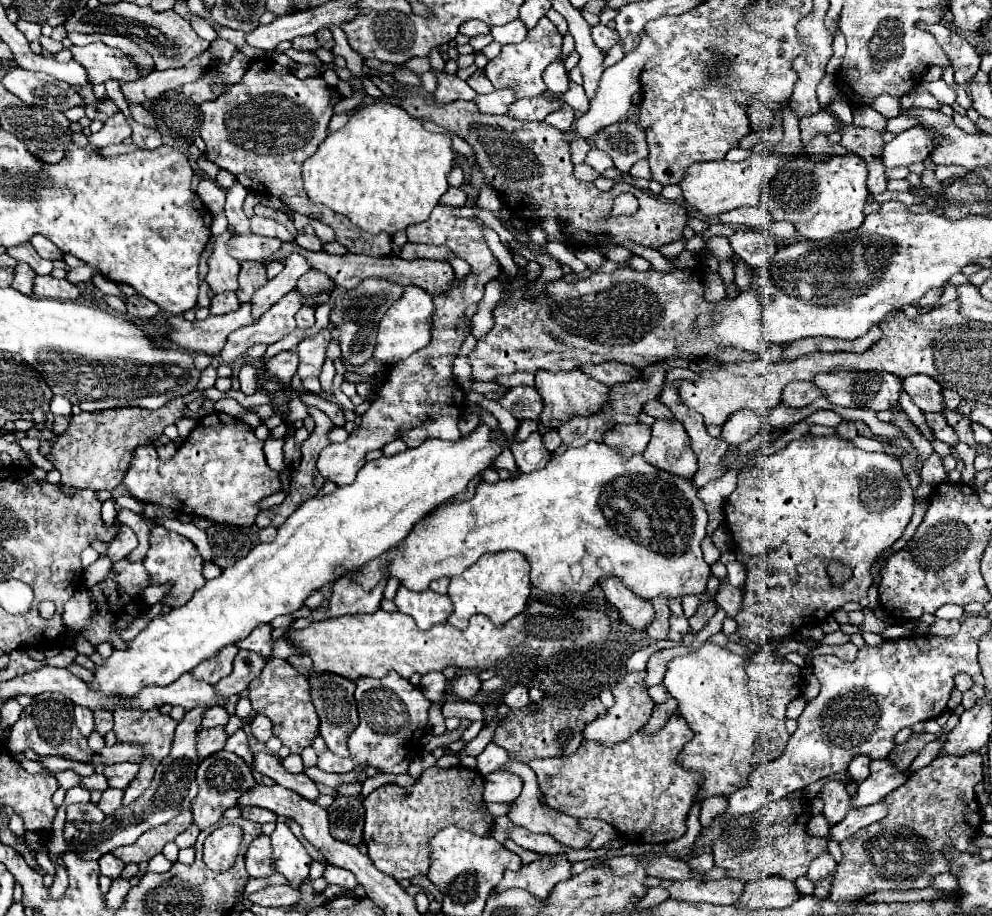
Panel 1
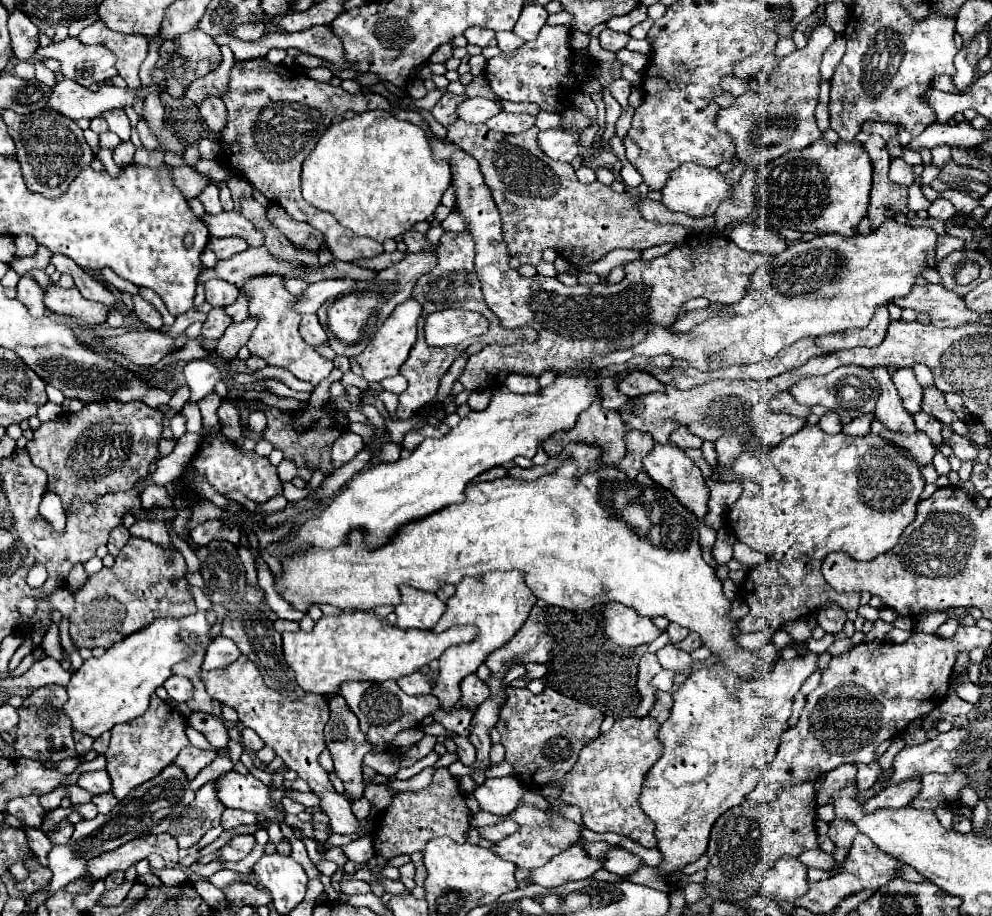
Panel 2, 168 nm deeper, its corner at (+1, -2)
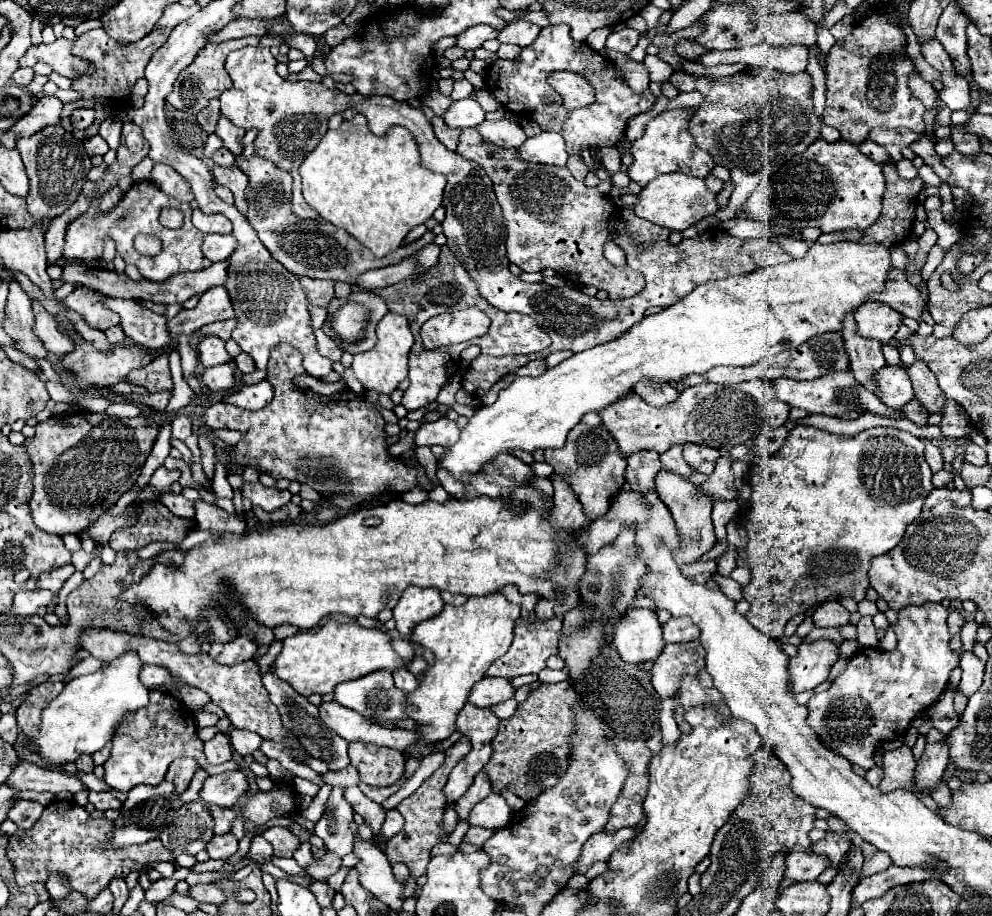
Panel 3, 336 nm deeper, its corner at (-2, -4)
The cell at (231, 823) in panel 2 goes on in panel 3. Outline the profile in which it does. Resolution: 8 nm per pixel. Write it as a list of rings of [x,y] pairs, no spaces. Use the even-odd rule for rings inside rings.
[[[208,806],[214,818],[214,834],[226,834],[232,826],[232,820],[236,818],[236,812],[232,808],[220,808],[220,806]]]

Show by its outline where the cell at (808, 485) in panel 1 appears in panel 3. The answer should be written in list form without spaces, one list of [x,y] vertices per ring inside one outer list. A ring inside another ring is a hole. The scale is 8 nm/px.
[[[786,426],[768,428],[756,438],[752,452],[754,456],[760,456],[752,462],[752,496],[750,508],[744,514],[744,526],[748,532],[746,562],[752,572],[752,580],[742,588],[742,596],[750,602],[750,610],[746,614],[748,622],[772,640],[780,640],[784,624],[796,614],[806,614],[826,600],[850,596],[860,602],[866,598],[866,590],[870,588],[870,560],[892,550],[902,540],[906,526],[920,516],[922,504],[934,488],[932,470],[924,460],[924,442],[910,432],[890,428],[870,428],[850,438],[818,432],[808,426],[796,426],[790,432]],[[758,464],[760,472],[756,470]],[[766,474],[772,478],[770,484],[766,484]],[[762,478],[764,484],[758,490],[760,496],[754,496],[754,486],[758,480],[762,482]],[[788,488],[790,500],[788,496],[778,496]]]

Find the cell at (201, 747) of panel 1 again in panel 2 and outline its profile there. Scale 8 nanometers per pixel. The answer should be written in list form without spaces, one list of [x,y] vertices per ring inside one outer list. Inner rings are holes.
[[[185,746],[177,758],[175,764],[181,766],[187,774],[187,778],[195,778],[207,764],[211,764],[217,756],[217,750],[201,750],[201,748],[193,748],[193,746]]]

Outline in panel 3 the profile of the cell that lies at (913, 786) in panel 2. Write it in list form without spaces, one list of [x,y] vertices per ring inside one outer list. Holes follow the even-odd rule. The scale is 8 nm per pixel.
[[[942,738],[940,742],[926,744],[926,750],[916,766],[914,784],[924,794],[932,792],[932,788],[940,782],[940,778],[948,766],[948,744],[944,744],[944,740],[946,738]]]

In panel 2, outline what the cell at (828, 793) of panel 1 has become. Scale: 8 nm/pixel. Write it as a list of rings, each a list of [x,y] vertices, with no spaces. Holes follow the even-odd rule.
[[[835,818],[833,822],[829,822],[829,832],[827,836],[833,840],[833,844],[837,846],[835,850],[835,860],[837,860],[837,866],[833,868],[833,872],[839,872],[841,870],[841,864],[849,852],[849,846],[857,834],[857,826],[853,826],[853,822],[845,822],[841,818]]]

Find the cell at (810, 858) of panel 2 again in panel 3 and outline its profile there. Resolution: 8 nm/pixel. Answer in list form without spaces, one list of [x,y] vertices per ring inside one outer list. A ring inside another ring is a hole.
[[[828,830],[826,832],[826,838],[822,842],[816,842],[812,846],[812,850],[816,854],[820,854],[820,856],[826,856],[832,862],[832,866],[838,866],[850,846],[852,844],[850,844],[850,840],[844,834],[836,834],[836,832],[830,832]]]

